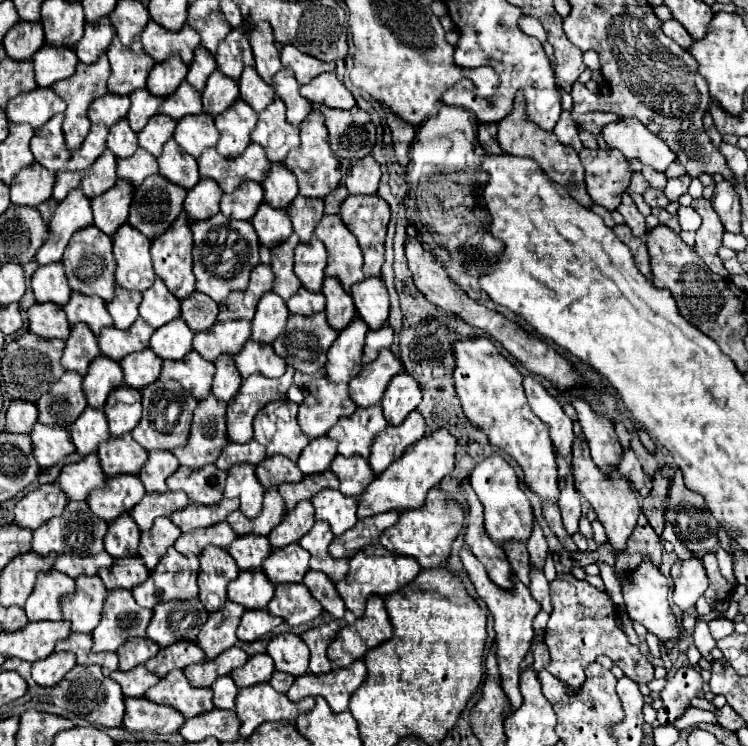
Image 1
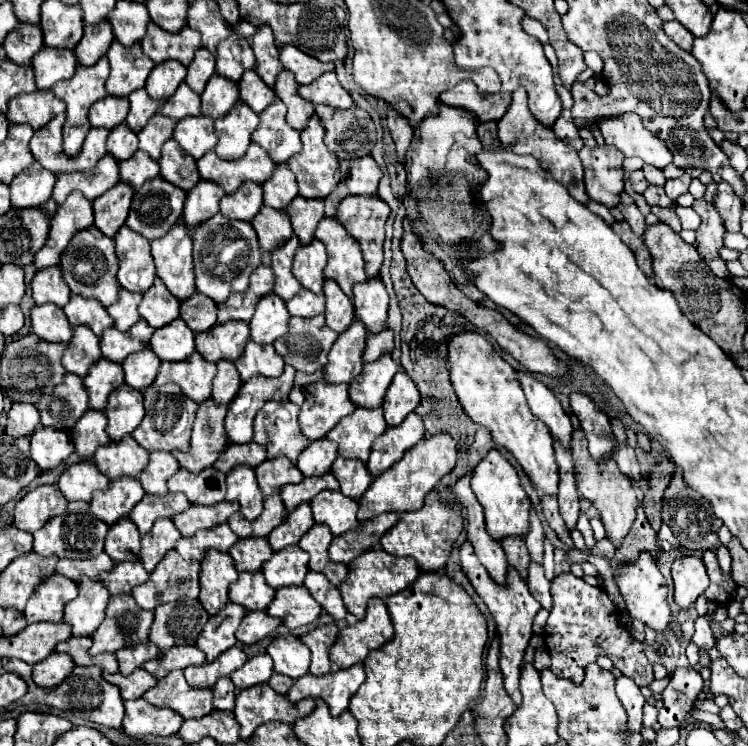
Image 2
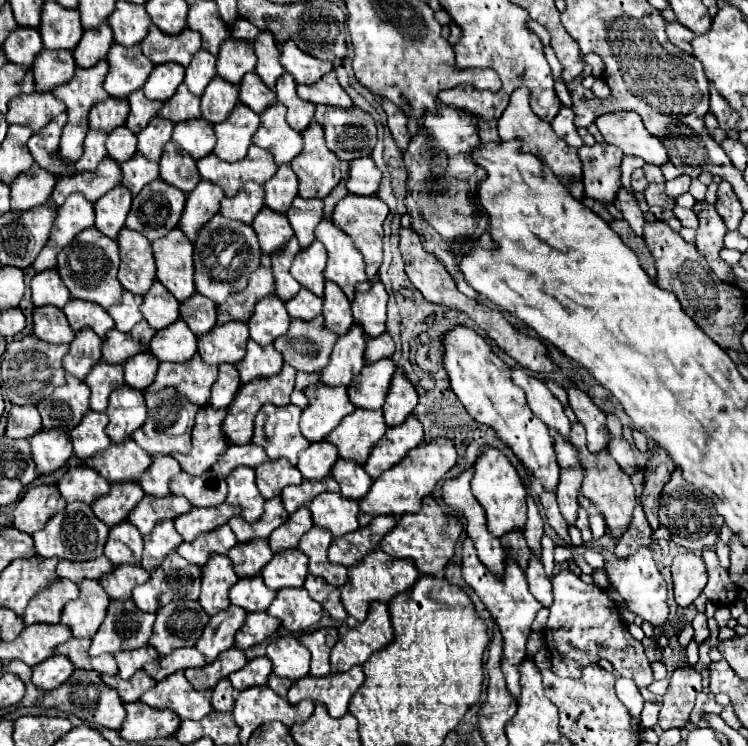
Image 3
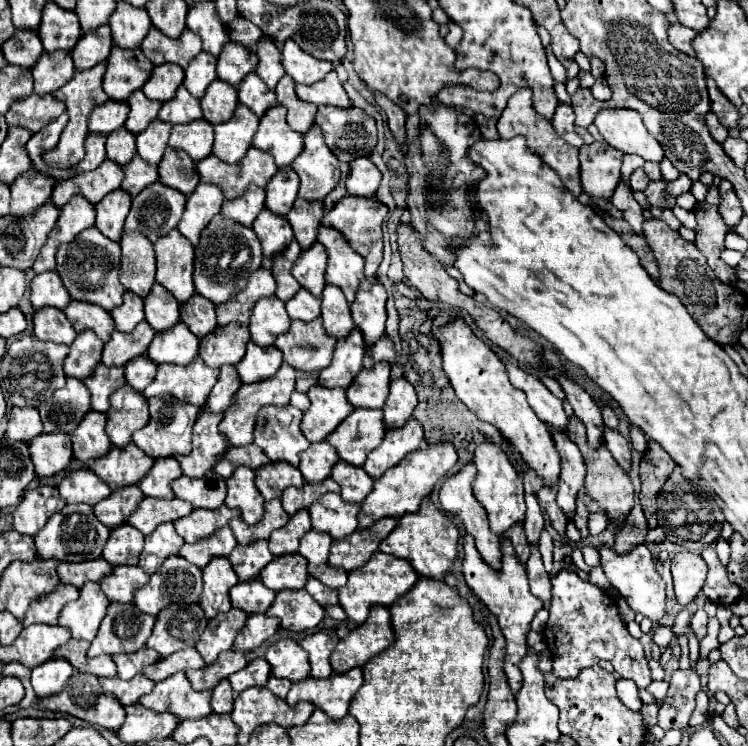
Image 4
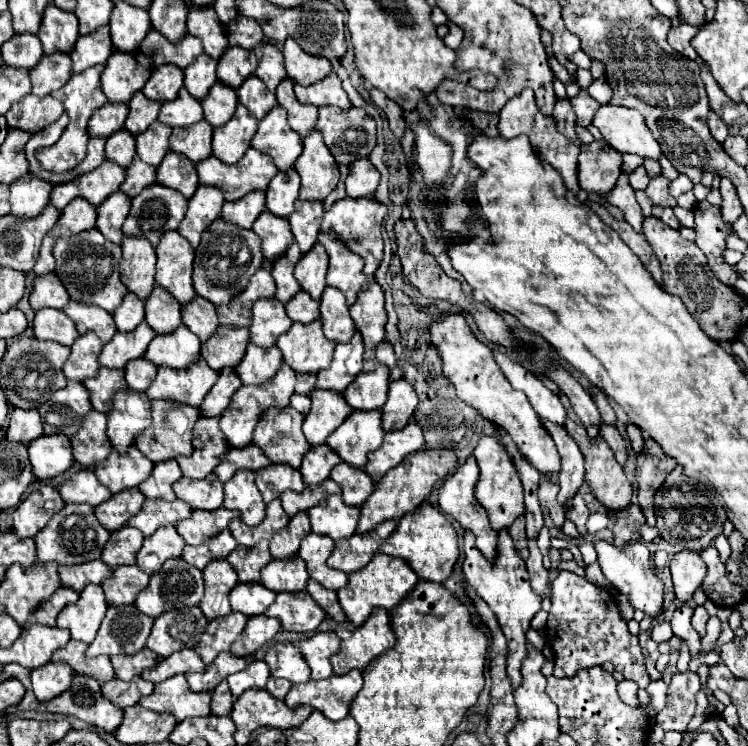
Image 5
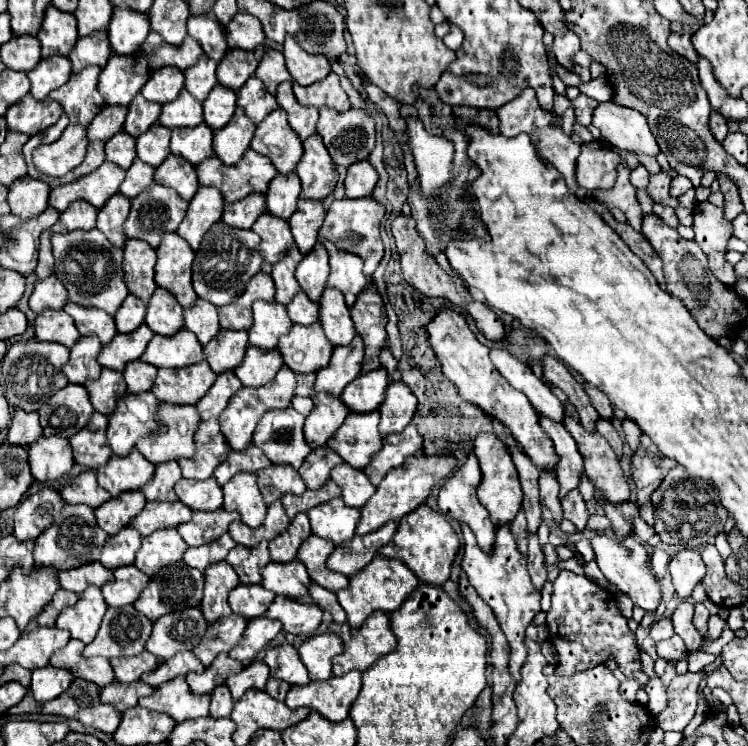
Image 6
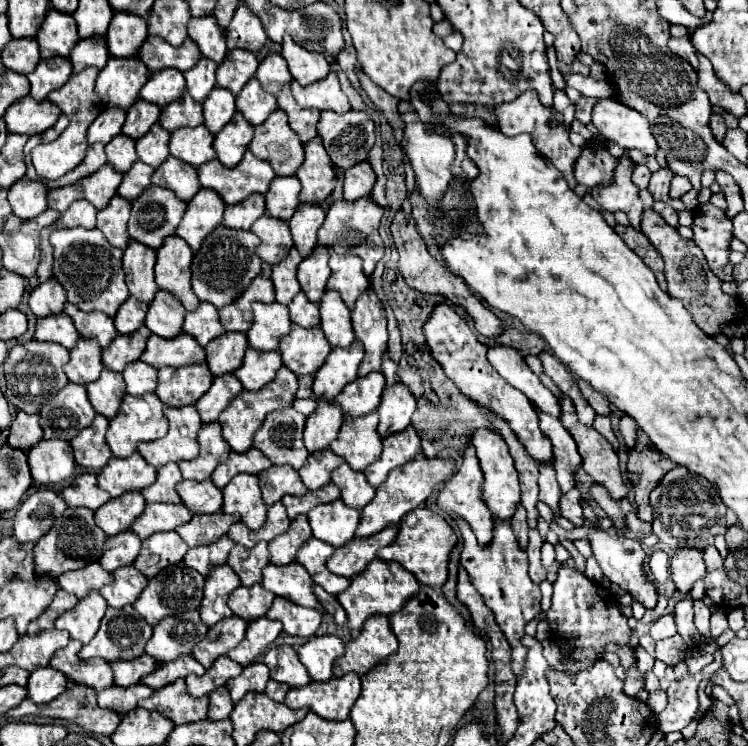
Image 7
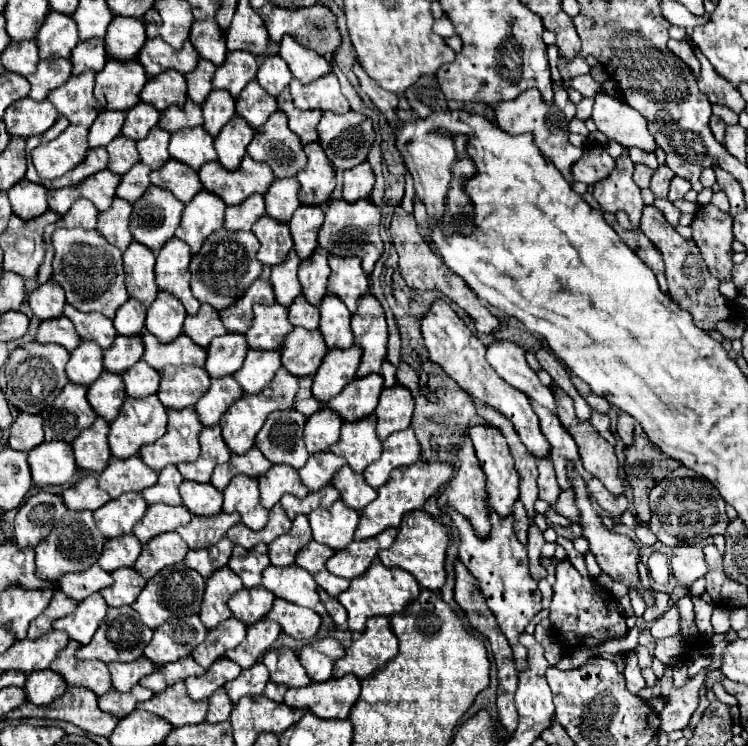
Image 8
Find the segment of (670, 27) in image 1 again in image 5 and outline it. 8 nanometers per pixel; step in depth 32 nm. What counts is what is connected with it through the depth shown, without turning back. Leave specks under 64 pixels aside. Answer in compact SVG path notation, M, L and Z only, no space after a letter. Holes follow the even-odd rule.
M688 24L672 26L670 32L668 32L668 44L670 44L676 52L680 52L680 54L684 54L684 56L688 56L688 58L692 58L692 60L696 60L696 58L698 58L698 56L696 56L696 50L694 50L692 44L690 44L690 40L696 36L696 32L698 32L698 28L692 28L692 26L688 26Z

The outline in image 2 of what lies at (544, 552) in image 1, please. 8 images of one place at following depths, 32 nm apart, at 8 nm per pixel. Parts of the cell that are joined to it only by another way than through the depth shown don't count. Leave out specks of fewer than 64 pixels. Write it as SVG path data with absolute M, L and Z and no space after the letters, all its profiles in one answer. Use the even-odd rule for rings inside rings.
M532 508L530 532L528 532L528 536L526 536L526 546L528 546L530 558L532 558L536 564L542 564L542 558L544 558L544 530L542 530L542 524L540 524L538 514L536 514L534 508Z

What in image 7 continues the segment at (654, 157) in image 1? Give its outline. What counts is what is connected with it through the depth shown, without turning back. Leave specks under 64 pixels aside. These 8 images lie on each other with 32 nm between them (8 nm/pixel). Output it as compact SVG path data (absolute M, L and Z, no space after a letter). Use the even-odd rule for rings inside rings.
M614 98L598 100L594 106L592 124L606 140L624 150L634 148L646 156L654 156L658 152L658 144L650 132L648 120L640 112L616 102Z

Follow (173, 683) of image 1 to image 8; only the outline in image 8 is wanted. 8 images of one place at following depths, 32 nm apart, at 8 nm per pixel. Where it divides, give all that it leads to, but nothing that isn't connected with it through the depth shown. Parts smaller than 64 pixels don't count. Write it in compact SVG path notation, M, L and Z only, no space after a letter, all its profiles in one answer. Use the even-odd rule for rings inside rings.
M176 682L174 686L154 694L150 700L140 702L138 708L162 716L176 728L204 722L208 712L208 700L192 700L186 692L186 686L182 682Z

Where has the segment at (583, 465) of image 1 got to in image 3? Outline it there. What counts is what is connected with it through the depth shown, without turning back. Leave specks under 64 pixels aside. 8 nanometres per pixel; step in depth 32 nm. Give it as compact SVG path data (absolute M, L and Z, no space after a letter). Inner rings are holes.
M572 424L572 432L570 432L570 444L578 450L578 460L580 460L580 466L584 468L584 480L582 480L582 494L592 502L596 504L596 508L600 510L600 514L604 516L604 522L606 522L606 528L610 532L610 536L614 540L618 540L630 526L632 522L632 514L634 514L634 506L638 504L636 502L636 492L634 492L634 486L630 482L630 476L624 474L620 470L620 466L616 464L616 460L608 454L608 452L602 452L600 456L592 456L592 452L588 452L586 448L586 432L580 424Z

